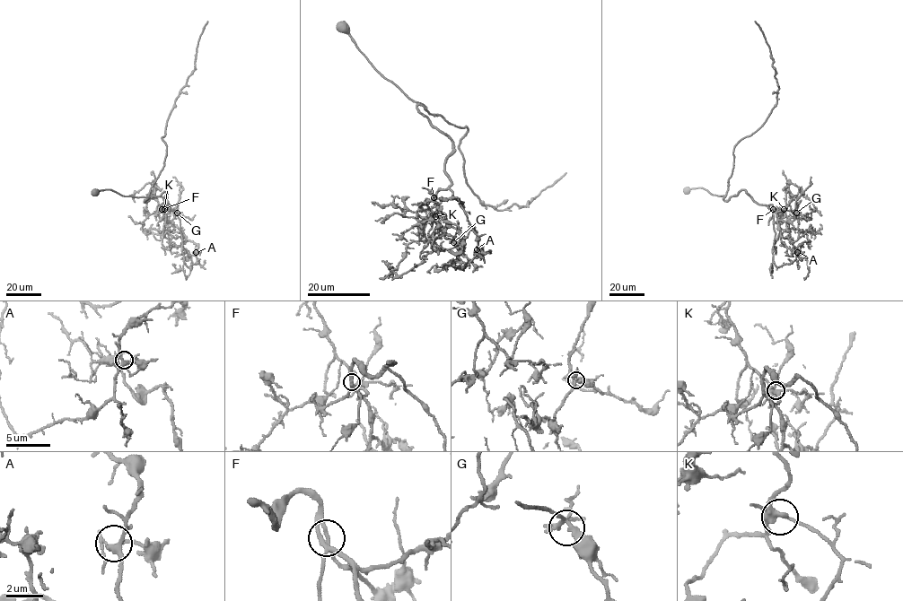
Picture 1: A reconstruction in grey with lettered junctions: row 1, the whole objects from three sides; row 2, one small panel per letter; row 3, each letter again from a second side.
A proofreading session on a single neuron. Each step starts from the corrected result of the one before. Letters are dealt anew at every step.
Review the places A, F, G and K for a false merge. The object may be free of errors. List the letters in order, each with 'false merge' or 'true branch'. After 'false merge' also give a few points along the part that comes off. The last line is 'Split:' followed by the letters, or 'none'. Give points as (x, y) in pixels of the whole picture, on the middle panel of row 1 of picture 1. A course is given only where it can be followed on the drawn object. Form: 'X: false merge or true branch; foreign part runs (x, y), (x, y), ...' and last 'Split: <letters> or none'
A: true branch
F: true branch
G: true branch
K: true branch
Split: none

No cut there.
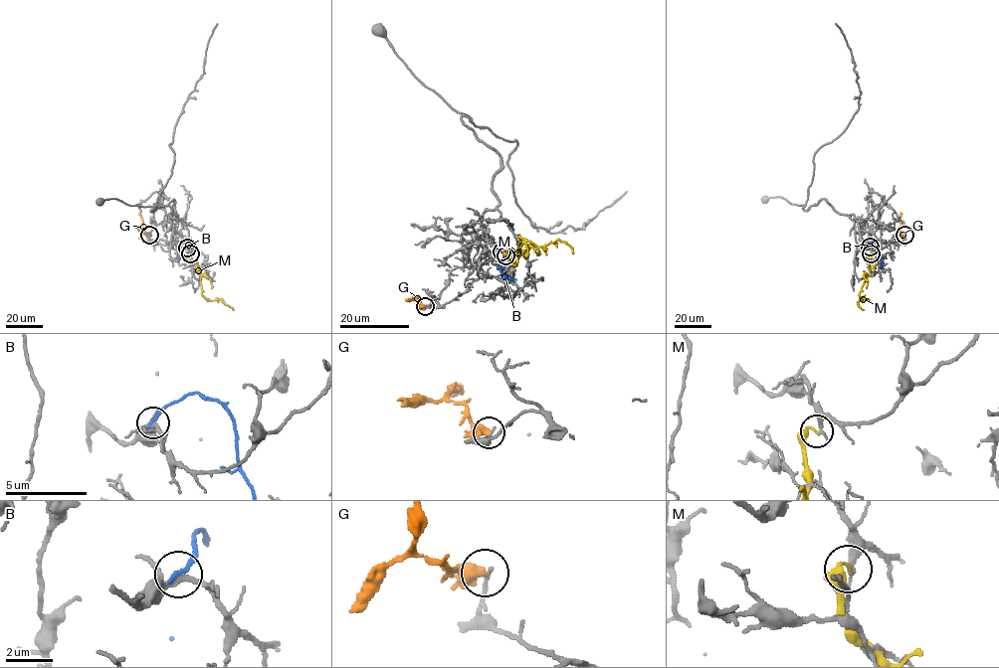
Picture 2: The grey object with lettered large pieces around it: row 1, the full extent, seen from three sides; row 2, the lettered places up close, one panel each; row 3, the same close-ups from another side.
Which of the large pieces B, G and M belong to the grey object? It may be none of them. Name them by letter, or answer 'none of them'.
none of them

